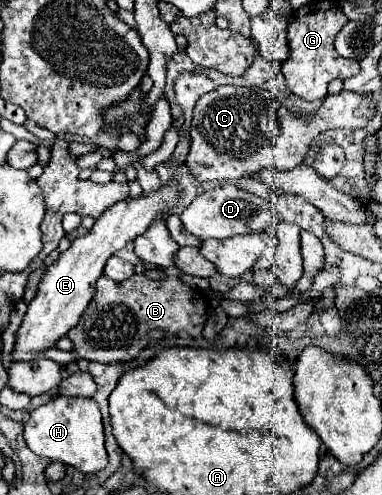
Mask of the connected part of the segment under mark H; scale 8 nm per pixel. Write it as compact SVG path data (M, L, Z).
M55 397L49 403L33 409L25 421L27 447L49 459L75 467L81 473L97 473L107 465L105 435L99 405L89 397Z

